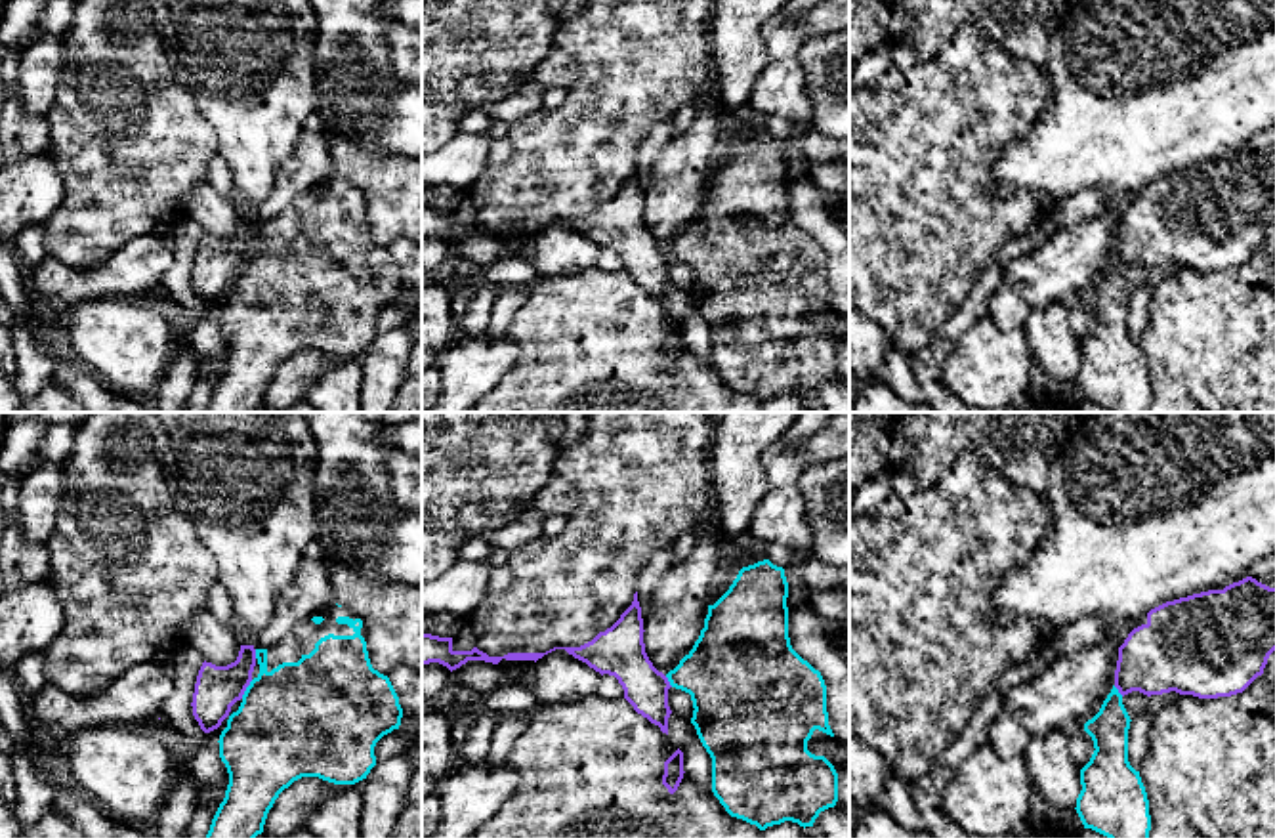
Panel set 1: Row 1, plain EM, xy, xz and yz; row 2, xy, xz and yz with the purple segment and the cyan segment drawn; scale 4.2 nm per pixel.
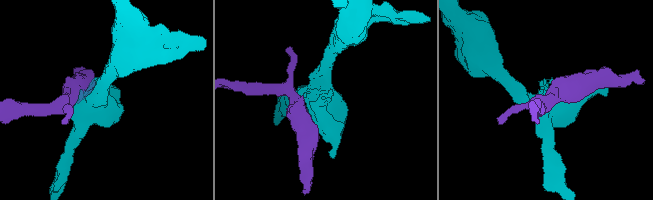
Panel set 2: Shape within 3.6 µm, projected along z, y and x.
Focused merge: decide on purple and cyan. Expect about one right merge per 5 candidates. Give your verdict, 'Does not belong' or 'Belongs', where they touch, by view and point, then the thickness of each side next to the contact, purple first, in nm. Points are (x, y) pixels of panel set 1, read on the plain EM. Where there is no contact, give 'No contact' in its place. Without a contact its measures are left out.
Does not belong. Touches purple at xy (245, 262). Thickness 190 nm (purple) against 460 nm

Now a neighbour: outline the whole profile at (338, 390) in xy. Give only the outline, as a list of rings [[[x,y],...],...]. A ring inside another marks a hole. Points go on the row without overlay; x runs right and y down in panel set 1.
[[[344,361],[321,374],[305,393],[317,412],[361,412],[361,365]]]

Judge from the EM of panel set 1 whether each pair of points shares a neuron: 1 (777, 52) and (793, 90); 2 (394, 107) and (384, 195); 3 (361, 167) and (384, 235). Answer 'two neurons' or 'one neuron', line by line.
1: one neuron
2: two neurons
3: one neuron

